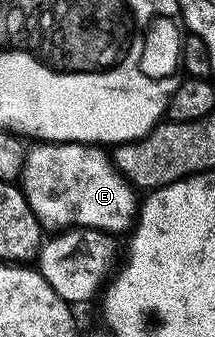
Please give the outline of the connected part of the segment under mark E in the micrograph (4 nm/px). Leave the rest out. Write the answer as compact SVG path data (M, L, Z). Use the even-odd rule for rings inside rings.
M38 142L26 153L20 187L46 230L71 226L98 228L107 234L125 233L135 223L140 207L135 189L119 175L109 155L93 144Z

